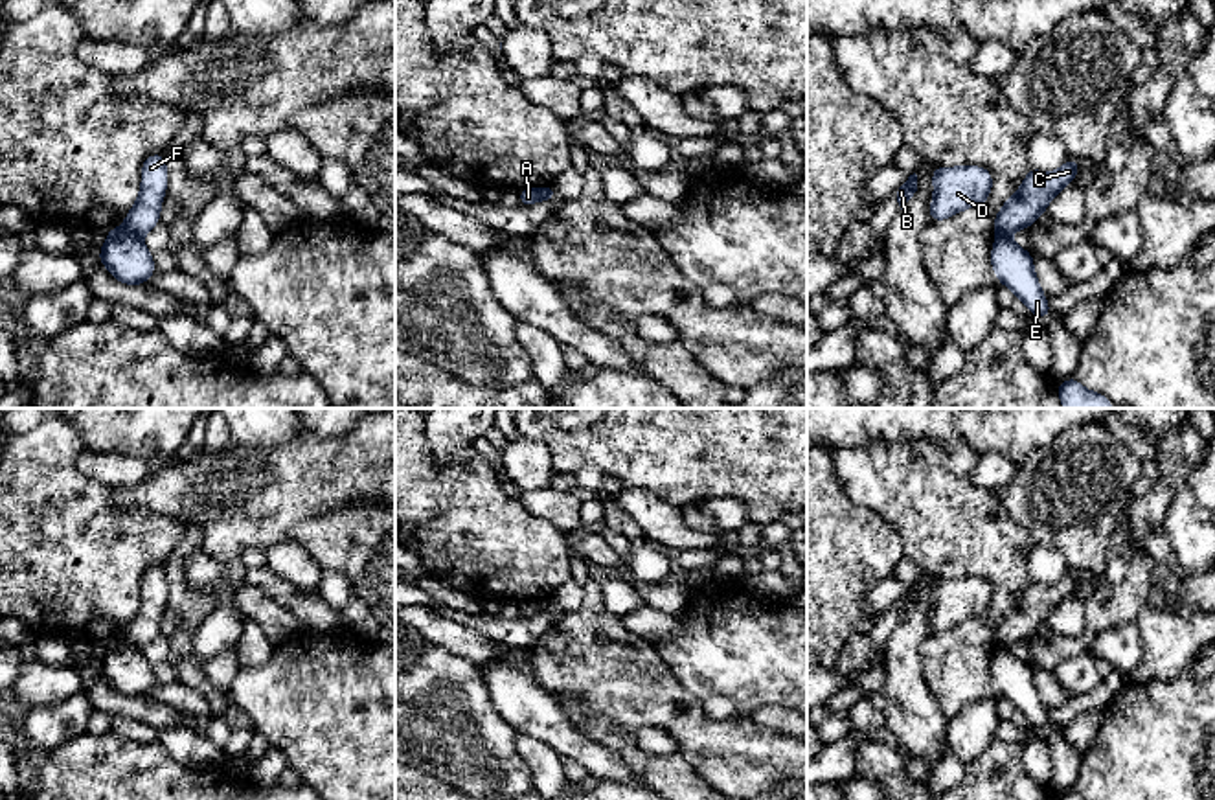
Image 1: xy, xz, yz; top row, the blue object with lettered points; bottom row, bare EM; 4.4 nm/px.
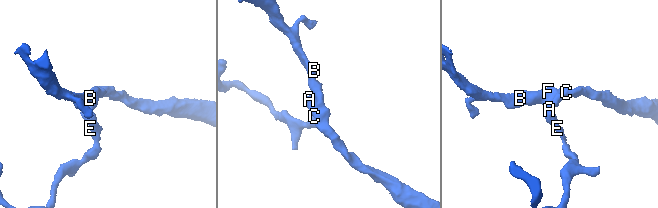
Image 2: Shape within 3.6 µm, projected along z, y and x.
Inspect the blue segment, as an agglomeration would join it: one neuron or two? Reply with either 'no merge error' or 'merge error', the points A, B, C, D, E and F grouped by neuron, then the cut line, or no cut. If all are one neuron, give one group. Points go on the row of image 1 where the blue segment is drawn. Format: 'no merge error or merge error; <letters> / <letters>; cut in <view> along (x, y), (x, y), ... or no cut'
merge error; A E / B C D F; cut in xy along (124, 227), (138, 238)

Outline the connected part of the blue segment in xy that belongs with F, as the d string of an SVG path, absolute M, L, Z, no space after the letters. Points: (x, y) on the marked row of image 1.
M151 154L142 164L142 188L132 210L123 219L123 228L142 237L160 221L160 206L167 189L167 164L164 154Z

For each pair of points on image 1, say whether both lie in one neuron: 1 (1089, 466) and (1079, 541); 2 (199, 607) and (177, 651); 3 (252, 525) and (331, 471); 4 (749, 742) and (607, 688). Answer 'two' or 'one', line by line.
1: one
2: one
3: one
4: one

